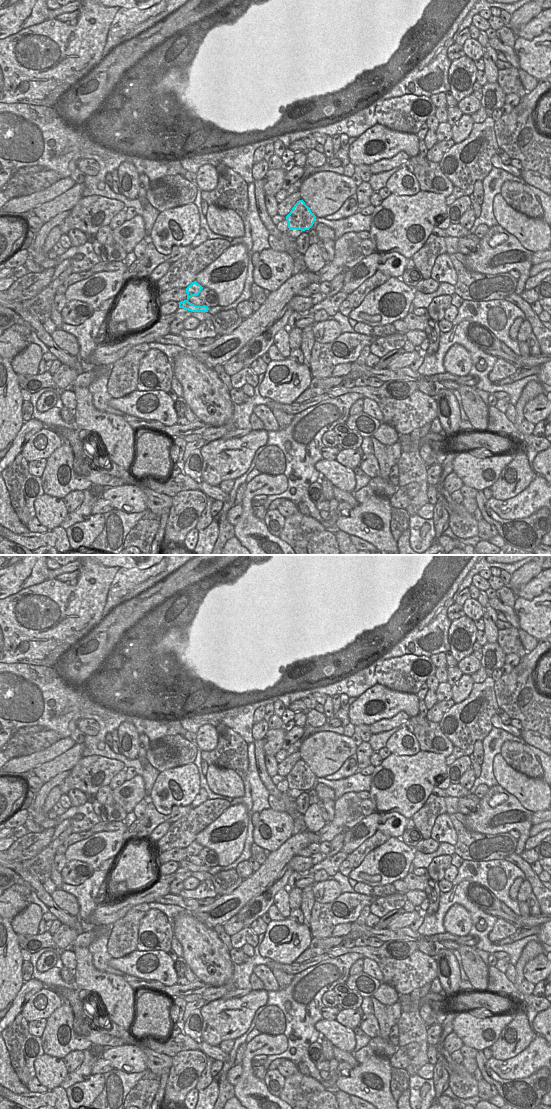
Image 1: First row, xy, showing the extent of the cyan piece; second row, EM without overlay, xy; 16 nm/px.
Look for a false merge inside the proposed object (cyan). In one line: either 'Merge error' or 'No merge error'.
Merge error

